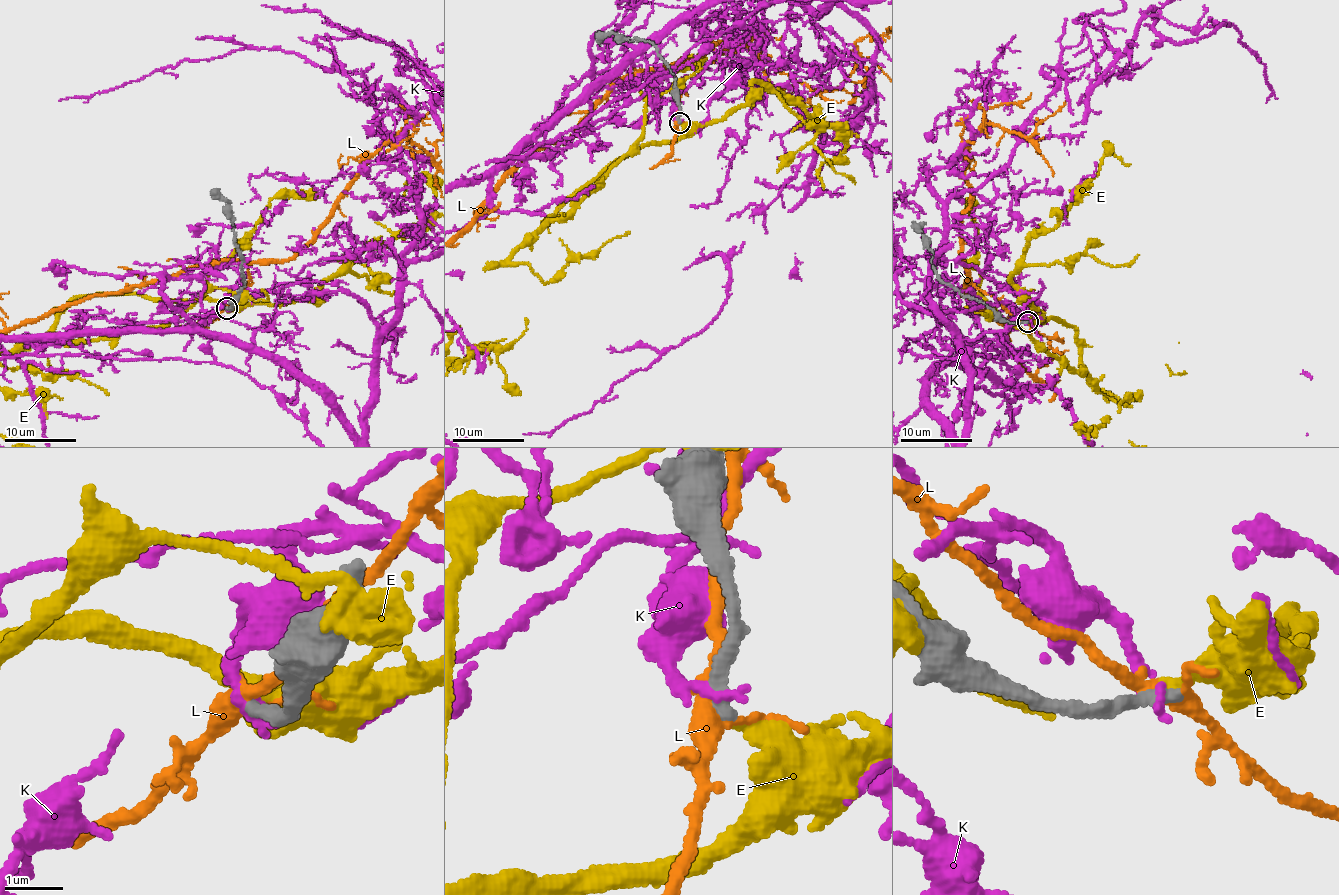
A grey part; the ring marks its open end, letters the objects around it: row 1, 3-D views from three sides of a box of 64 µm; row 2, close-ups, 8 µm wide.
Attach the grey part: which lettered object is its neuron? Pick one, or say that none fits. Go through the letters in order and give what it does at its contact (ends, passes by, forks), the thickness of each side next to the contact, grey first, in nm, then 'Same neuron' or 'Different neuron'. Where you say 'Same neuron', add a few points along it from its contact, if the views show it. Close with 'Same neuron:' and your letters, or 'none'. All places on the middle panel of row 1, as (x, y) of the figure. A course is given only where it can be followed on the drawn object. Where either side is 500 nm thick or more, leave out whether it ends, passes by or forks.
E: It ends there. Thickness 240 nm (grey) against 240 nm. Different neuron
K: It ends there. Thickness 280 nm (grey) against 200 nm. Different neuron
L: It forks there. Thickness 280 nm (grey) against 240 nm. Different neuron
Same neuron: none

